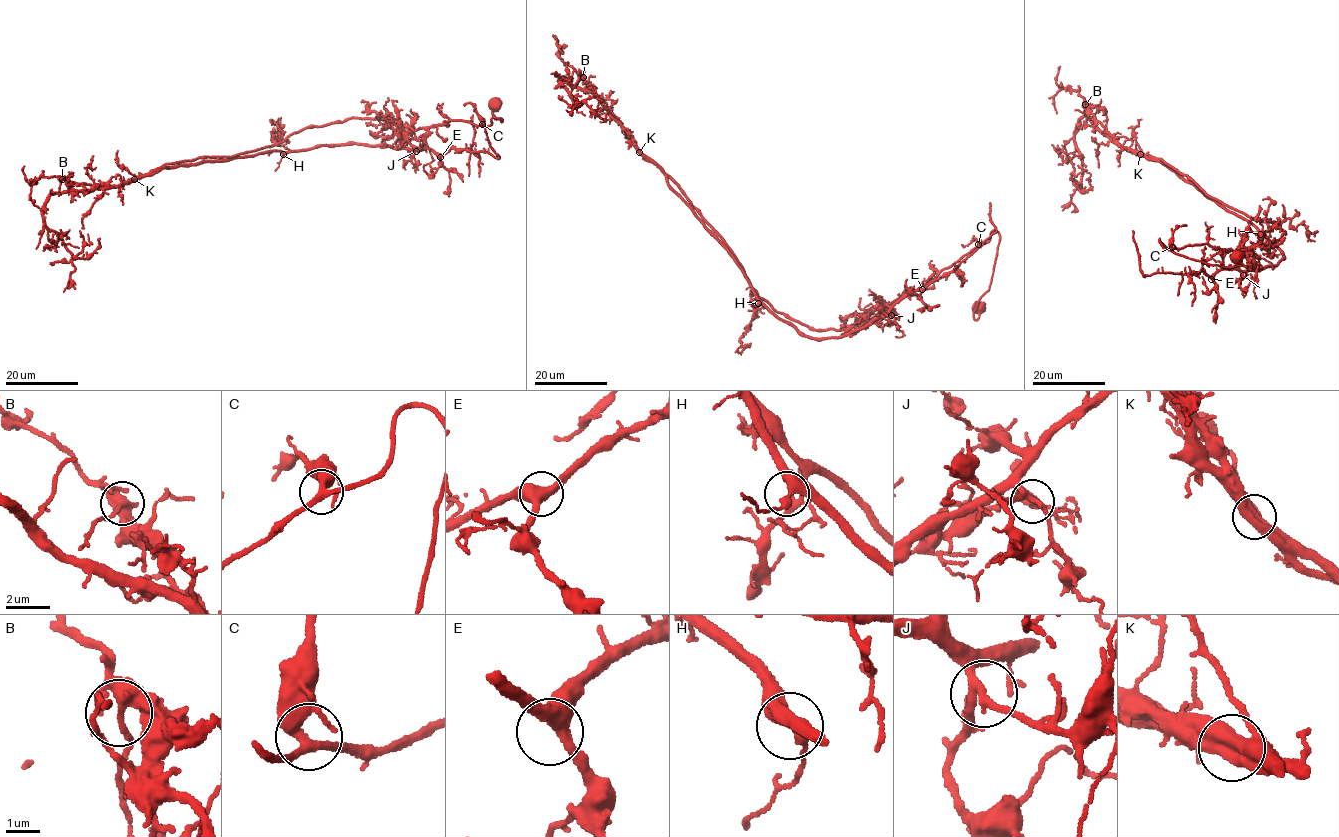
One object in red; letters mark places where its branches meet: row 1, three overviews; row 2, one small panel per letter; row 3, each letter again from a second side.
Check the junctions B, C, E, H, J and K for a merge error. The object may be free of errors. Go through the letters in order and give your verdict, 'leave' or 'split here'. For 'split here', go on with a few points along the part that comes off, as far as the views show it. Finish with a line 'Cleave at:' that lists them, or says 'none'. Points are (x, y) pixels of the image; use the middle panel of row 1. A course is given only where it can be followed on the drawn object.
B: leave
C: leave
E: leave
H: leave
J: leave
K: split here; foreign part runs (639, 152), (725, 248), (758, 299), (815, 338), (865, 328), (947, 276), (996, 230), (990, 202)
Cleave at: K

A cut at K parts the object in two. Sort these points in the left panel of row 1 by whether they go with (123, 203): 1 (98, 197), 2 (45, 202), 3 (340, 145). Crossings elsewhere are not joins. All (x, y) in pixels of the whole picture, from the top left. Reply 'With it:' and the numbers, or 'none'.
With it: none

